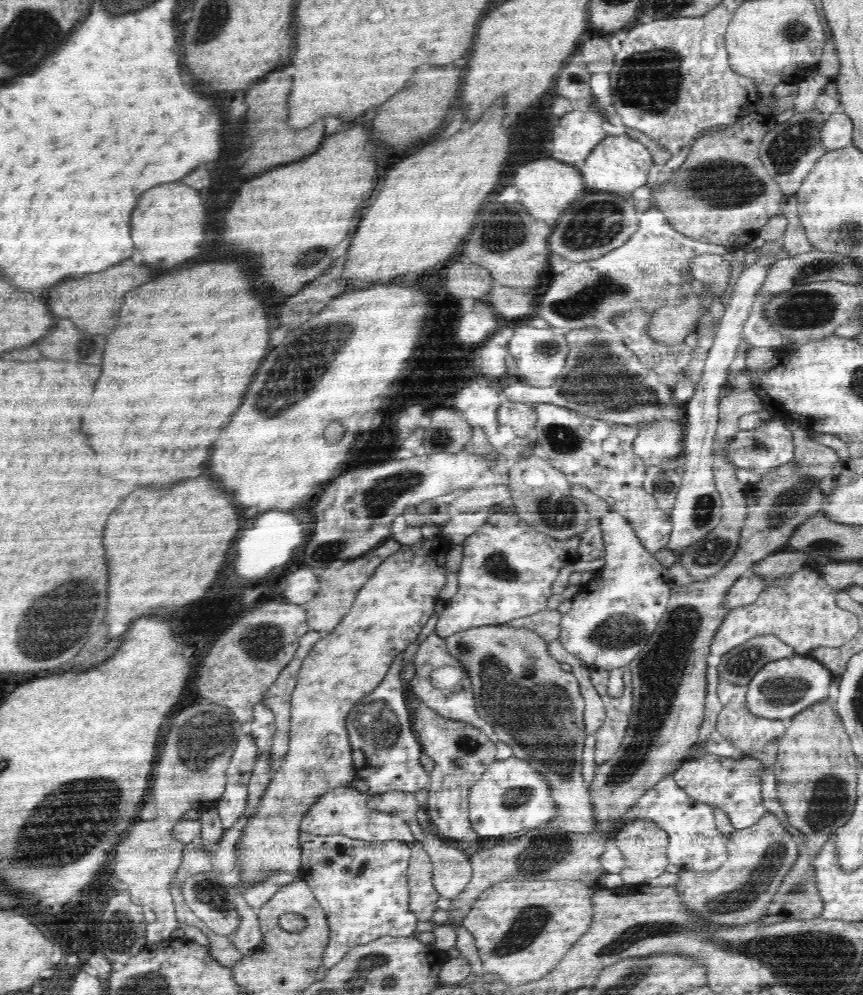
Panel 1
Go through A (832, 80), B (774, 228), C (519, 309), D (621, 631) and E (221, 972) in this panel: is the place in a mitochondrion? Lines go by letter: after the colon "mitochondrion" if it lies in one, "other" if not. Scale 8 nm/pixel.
A: other
B: other
C: other
D: mitochondrion
E: other

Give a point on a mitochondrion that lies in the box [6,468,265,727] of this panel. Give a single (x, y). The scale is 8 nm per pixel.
(61, 623)

